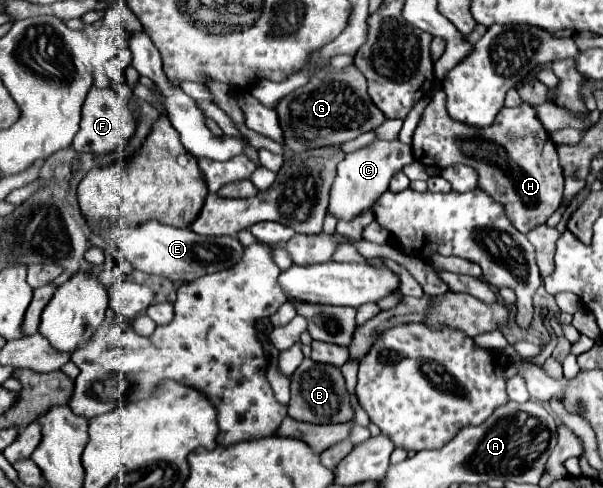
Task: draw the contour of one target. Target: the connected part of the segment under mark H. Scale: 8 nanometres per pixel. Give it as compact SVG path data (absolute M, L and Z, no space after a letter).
M439 89L431 103L427 105L419 127L415 129L413 135L413 153L415 159L425 165L425 167L447 167L453 163L467 163L469 167L477 169L479 173L479 189L483 189L489 197L493 197L495 201L503 203L505 215L509 217L509 221L513 223L513 227L521 233L529 233L531 229L535 229L537 225L543 225L559 207L559 201L563 197L563 167L559 165L557 159L557 149L549 137L549 133L543 129L541 121L537 119L537 113L533 107L529 107L527 103L521 103L519 107L503 107L499 111L499 115L495 117L493 125L489 125L487 129L475 129L471 125L463 125L459 121L451 121L449 113L447 113L447 105L445 105L447 97L445 93Z

